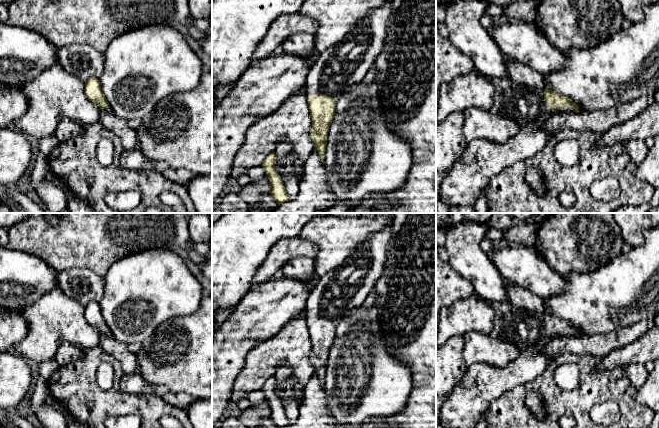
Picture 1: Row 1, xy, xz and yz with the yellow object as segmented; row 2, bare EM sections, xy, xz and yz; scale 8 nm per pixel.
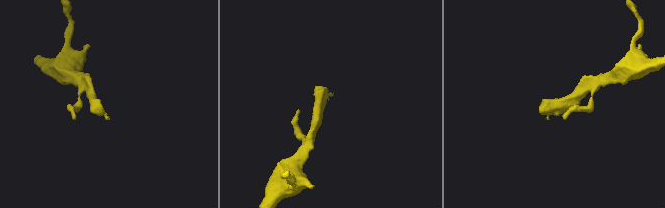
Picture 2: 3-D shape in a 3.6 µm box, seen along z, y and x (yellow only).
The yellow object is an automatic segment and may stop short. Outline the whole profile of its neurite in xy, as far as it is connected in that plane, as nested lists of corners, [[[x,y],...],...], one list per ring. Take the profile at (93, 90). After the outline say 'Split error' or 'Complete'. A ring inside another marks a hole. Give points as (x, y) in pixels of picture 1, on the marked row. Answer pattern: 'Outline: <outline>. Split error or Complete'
Outline: [[[92,77],[85,82],[85,94],[86,97],[96,103],[102,111],[112,113],[112,109],[102,92],[101,83],[98,78]]]. Split error

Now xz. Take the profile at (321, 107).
Outline: [[[391,1],[380,8],[370,10],[339,44],[320,53],[312,65],[307,76],[306,88],[310,94],[308,104],[312,118],[311,139],[321,159],[325,159],[328,132],[336,112],[336,100],[352,85],[362,82],[382,52],[391,10]]]. Split error

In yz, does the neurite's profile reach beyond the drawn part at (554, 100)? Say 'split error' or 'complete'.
split error

